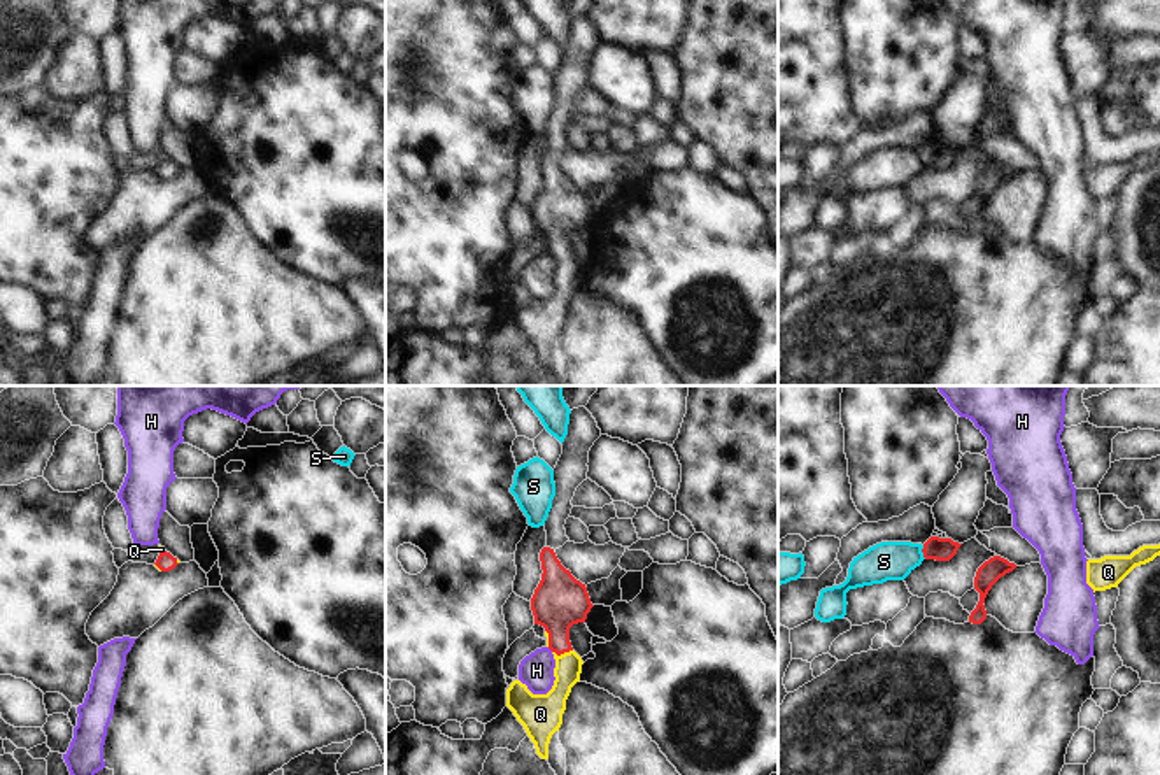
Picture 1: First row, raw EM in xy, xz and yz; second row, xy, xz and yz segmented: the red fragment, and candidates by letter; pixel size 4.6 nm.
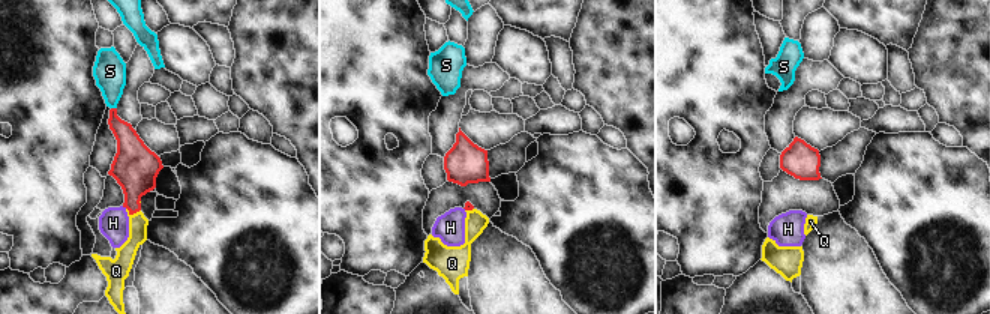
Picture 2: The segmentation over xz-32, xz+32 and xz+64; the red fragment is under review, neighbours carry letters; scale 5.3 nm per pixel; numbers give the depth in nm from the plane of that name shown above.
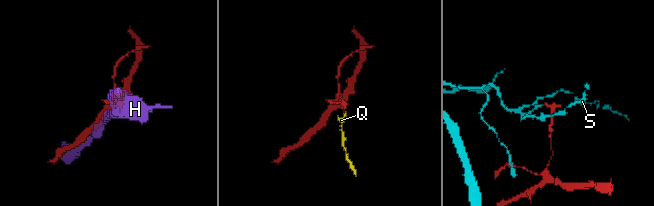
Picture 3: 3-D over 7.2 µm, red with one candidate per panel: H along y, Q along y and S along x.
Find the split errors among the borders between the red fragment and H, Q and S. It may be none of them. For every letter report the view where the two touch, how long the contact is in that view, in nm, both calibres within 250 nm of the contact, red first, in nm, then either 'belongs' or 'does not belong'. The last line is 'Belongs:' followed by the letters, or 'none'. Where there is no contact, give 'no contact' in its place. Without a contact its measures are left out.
H: meets red in xz; contact 40 nm long; 240 nm thick on the red side, 160 nm on the other; does not belong
Q: meets red in xz; contact 100 nm long; 240 nm thick on the red side, 130 nm on the other; belongs
S: meets red in yz; contact 70 nm long; 110 nm thick on the red side, 180 nm on the other; does not belong
Belongs: Q

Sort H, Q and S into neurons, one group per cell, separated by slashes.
H / Q / S

